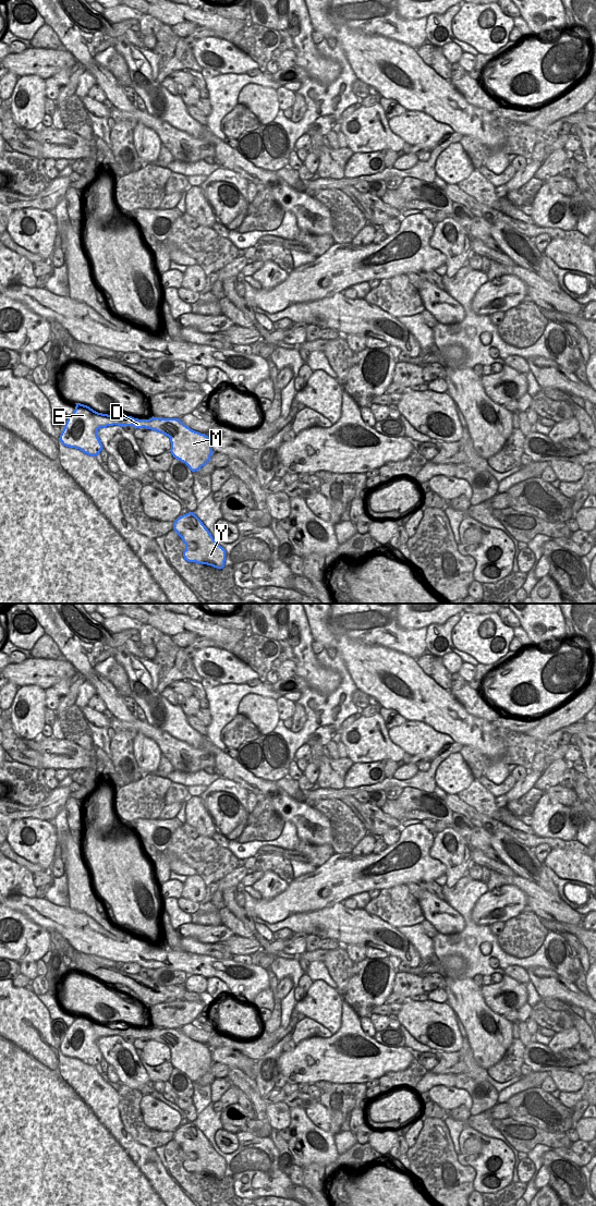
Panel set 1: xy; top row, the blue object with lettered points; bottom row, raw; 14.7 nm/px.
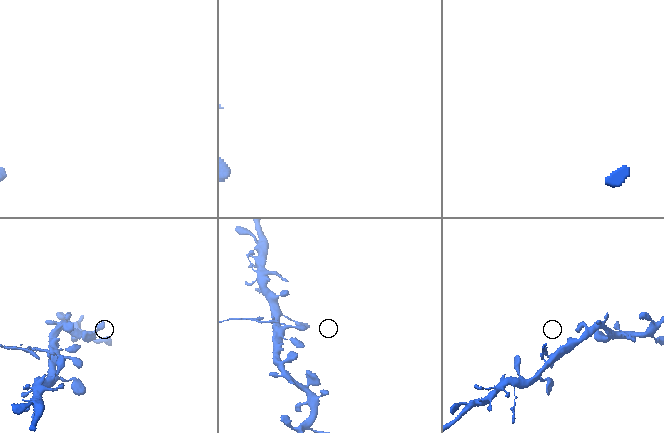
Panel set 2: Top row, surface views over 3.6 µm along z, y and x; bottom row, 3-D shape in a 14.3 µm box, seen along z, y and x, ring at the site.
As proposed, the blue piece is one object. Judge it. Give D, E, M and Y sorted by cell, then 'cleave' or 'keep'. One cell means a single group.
D M / E Y | cleave

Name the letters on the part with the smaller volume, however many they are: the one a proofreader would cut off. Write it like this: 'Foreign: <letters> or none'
Foreign: D, M.

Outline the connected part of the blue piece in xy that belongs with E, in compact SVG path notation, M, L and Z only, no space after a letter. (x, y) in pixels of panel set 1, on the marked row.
M75 403L75 410L64 425L60 435L63 446L80 449L88 455L97 455L102 444L97 436L100 427L125 426L125 418L115 415L102 414L87 405Z

